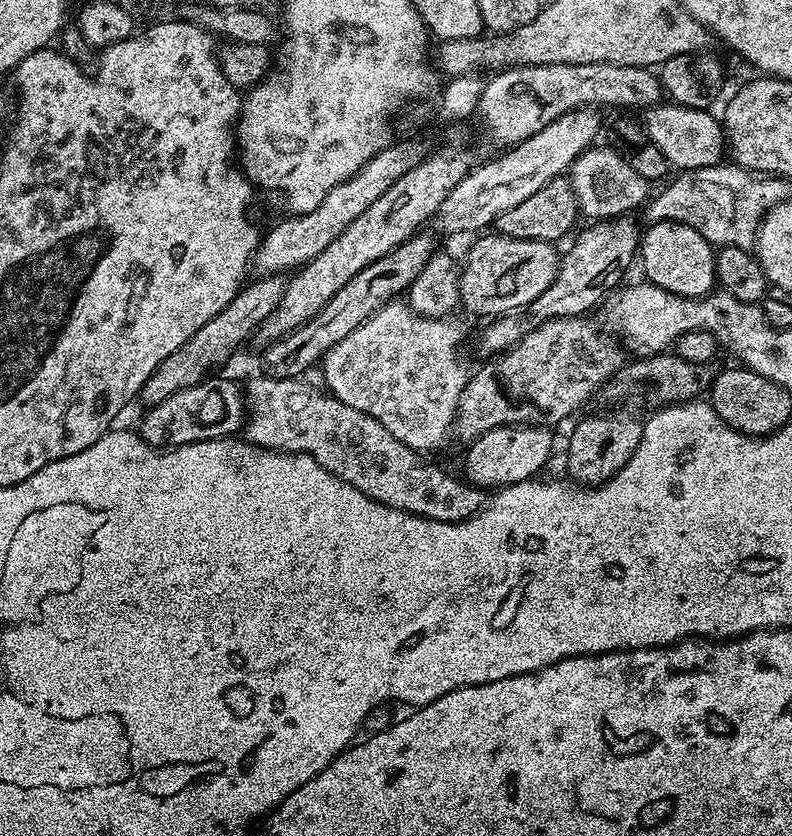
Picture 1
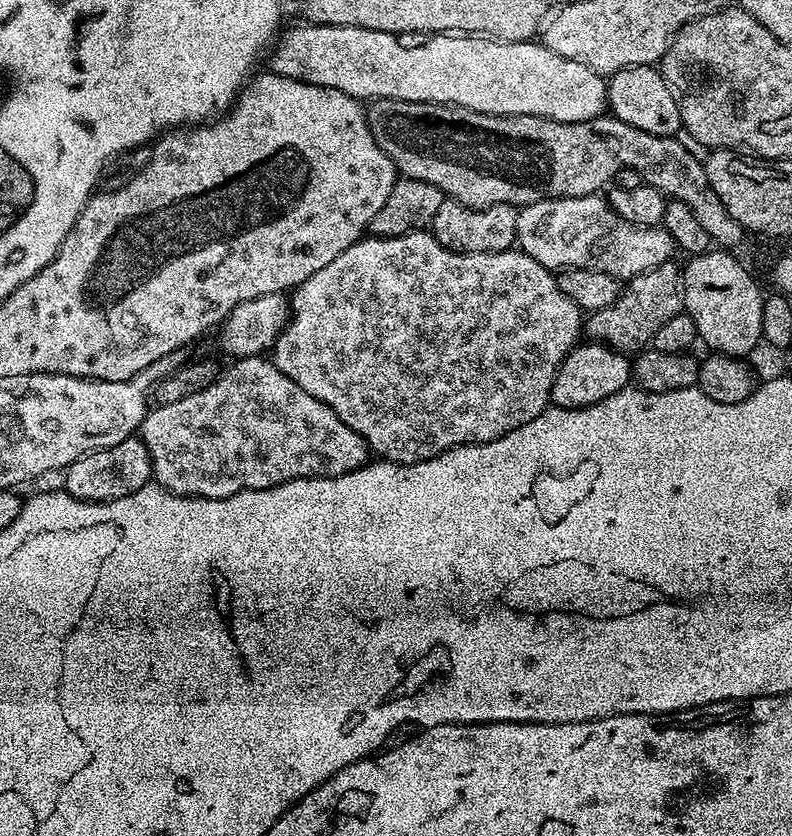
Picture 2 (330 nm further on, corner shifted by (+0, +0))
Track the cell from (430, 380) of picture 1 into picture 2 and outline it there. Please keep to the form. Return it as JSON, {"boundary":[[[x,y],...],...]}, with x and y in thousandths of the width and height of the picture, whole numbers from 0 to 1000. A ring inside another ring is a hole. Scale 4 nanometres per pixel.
{"boundary":[[[544,276],[519,278],[511,282],[466,281],[443,292],[417,318],[407,318],[402,328],[386,333],[366,354],[366,382],[354,396],[354,403],[341,417],[345,435],[361,447],[386,471],[402,476],[442,514],[447,514],[480,550],[491,550],[494,555],[521,555],[548,548],[566,536],[580,531],[612,531],[628,526],[634,519],[679,500],[693,487],[697,463],[707,434],[735,402],[735,370],[715,352],[710,352],[707,336],[689,319],[674,309],[655,299],[639,301],[569,301],[545,282]]]}

